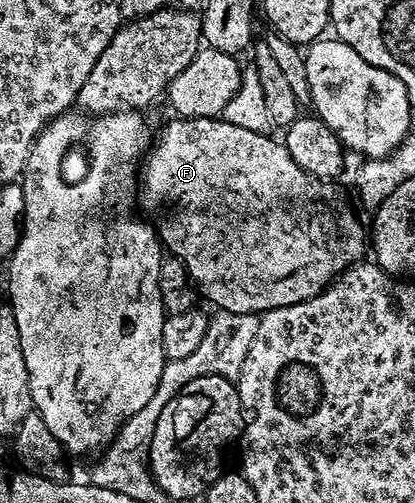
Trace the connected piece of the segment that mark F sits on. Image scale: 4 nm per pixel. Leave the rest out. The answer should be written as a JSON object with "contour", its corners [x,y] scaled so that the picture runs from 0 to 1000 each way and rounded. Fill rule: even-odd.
{"contour":[[[511,231],[463,235],[460,239],[419,235],[419,241],[383,270],[378,264],[376,276],[349,312],[347,332],[337,342],[337,406],[345,406],[352,414],[364,414],[371,421],[400,412],[400,423],[393,425],[390,439],[376,447],[376,459],[398,499],[446,521],[470,573],[489,590],[499,588],[518,604],[513,608],[518,614],[540,620],[566,620],[569,624],[598,624],[600,620],[629,624],[653,620],[660,612],[704,608],[713,600],[733,600],[757,588],[769,588],[776,575],[798,563],[795,525],[776,525],[776,541],[757,541],[757,533],[747,533],[747,541],[737,541],[737,533],[728,533],[728,541],[689,541],[689,509],[680,509],[680,517],[660,517],[660,509],[670,509],[670,501],[641,501],[641,485],[631,485],[631,445],[641,445],[641,429],[680,429],[680,437],[689,437],[689,414],[699,414],[699,398],[718,398],[718,390],[728,390],[728,374],[737,374],[737,340],[711,322],[704,306],[694,306],[687,284],[677,276],[658,278],[651,266],[641,262],[588,258],[588,250],[569,250],[540,235]]]}

